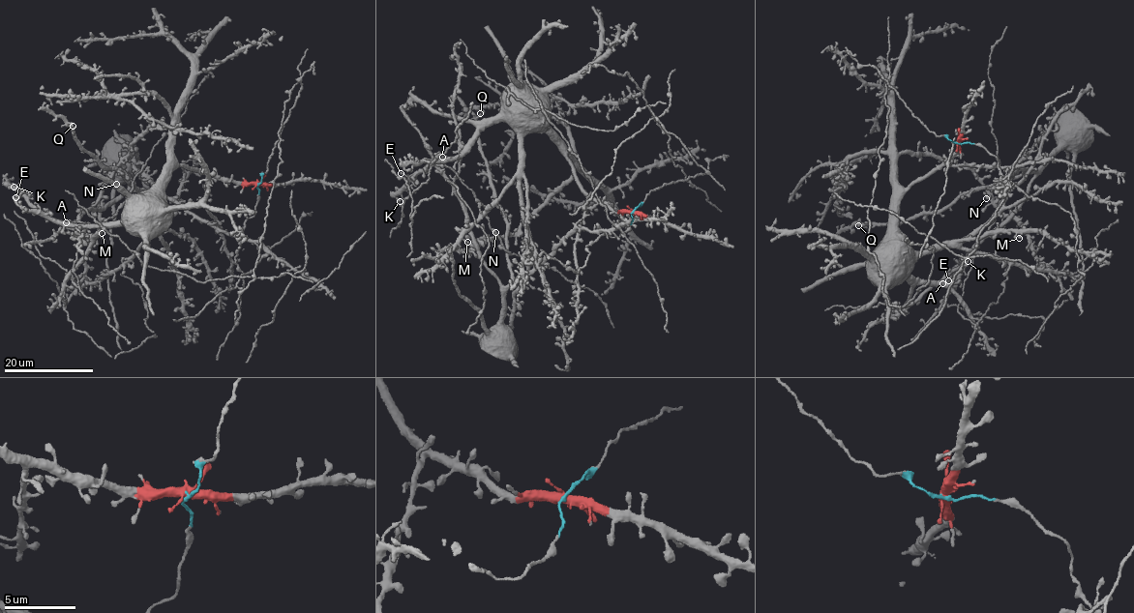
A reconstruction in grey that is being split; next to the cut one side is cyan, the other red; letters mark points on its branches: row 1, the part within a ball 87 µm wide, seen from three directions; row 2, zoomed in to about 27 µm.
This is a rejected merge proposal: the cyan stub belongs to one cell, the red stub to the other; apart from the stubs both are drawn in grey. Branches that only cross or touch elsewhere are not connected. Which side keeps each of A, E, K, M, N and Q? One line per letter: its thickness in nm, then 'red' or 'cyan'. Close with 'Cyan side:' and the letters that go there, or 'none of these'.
A: calibre 200 nm; red
E: calibre 240 nm; red
K: calibre 340 nm; red
M: calibre 400 nm; red
N: calibre 400 nm; red
Q: calibre 360 nm; cyan
Cyan side: Q

